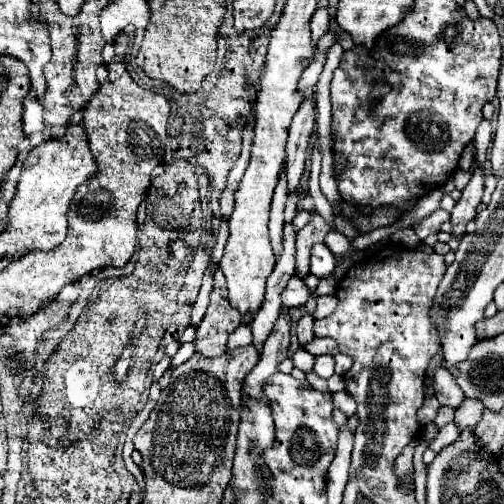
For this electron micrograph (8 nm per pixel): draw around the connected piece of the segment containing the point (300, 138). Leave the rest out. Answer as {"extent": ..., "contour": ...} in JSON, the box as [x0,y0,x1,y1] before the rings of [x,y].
{"extent":[287,99,315,193],"contour":[[[307,99],[301,103],[301,109],[295,113],[291,127],[289,127],[289,139],[287,139],[287,193],[295,193],[305,159],[309,157],[309,143],[311,133],[315,127],[315,101]]]}

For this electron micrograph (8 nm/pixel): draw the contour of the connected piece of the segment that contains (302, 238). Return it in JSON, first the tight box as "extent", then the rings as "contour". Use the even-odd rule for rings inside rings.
{"extent":[295,209,331,277],"contour":[[[313,209],[311,221],[297,233],[295,257],[297,257],[297,275],[299,277],[305,277],[310,271],[311,245],[317,241],[323,241],[329,231],[331,231],[331,227],[327,225],[327,221],[319,213],[315,213],[315,209]]]}

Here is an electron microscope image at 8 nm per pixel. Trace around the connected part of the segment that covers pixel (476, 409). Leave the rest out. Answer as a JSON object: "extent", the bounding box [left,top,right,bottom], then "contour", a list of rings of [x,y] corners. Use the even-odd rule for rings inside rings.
{"extent":[453,401,483,433],"contour":[[[463,401],[463,405],[455,413],[453,423],[459,427],[459,433],[465,429],[475,431],[475,425],[479,423],[481,415],[483,415],[483,409],[481,409],[481,405],[477,405],[477,401]]]}

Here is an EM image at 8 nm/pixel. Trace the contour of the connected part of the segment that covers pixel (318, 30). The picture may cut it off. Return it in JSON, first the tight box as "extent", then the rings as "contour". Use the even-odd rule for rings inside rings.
{"extent":[311,9,329,41],"contour":[[[317,9],[313,13],[313,19],[311,19],[311,37],[315,41],[319,41],[325,35],[327,27],[329,27],[329,13],[327,13],[327,9]]]}

